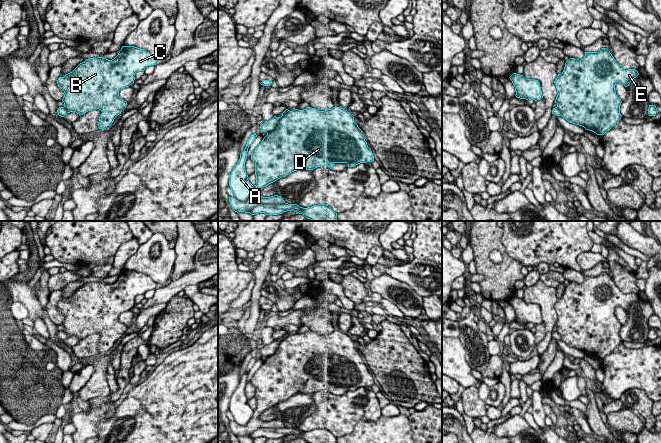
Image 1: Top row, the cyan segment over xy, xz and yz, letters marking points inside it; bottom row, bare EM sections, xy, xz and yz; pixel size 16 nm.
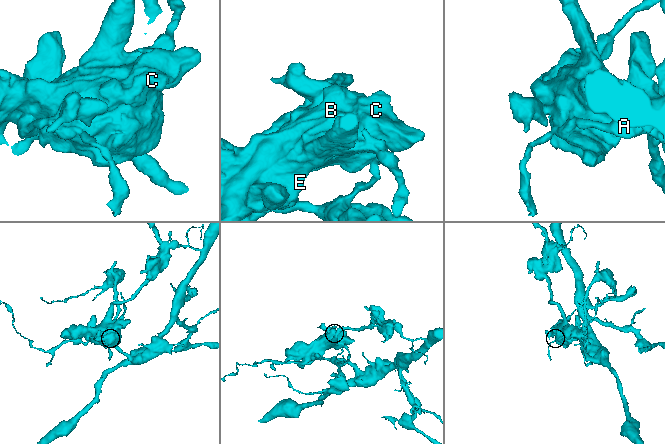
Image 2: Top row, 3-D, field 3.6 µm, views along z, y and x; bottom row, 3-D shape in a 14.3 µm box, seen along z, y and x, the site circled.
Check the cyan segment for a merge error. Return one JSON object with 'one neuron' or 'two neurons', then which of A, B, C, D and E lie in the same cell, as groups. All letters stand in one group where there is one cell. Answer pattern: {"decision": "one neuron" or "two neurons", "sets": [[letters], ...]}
{"decision": "two neurons", "sets": [["A"], ["B", "C", "D", "E"]]}

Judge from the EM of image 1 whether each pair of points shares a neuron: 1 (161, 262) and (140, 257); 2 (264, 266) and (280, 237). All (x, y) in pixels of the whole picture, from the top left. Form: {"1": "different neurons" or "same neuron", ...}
{"1": "same neuron", "2": "same neuron"}

